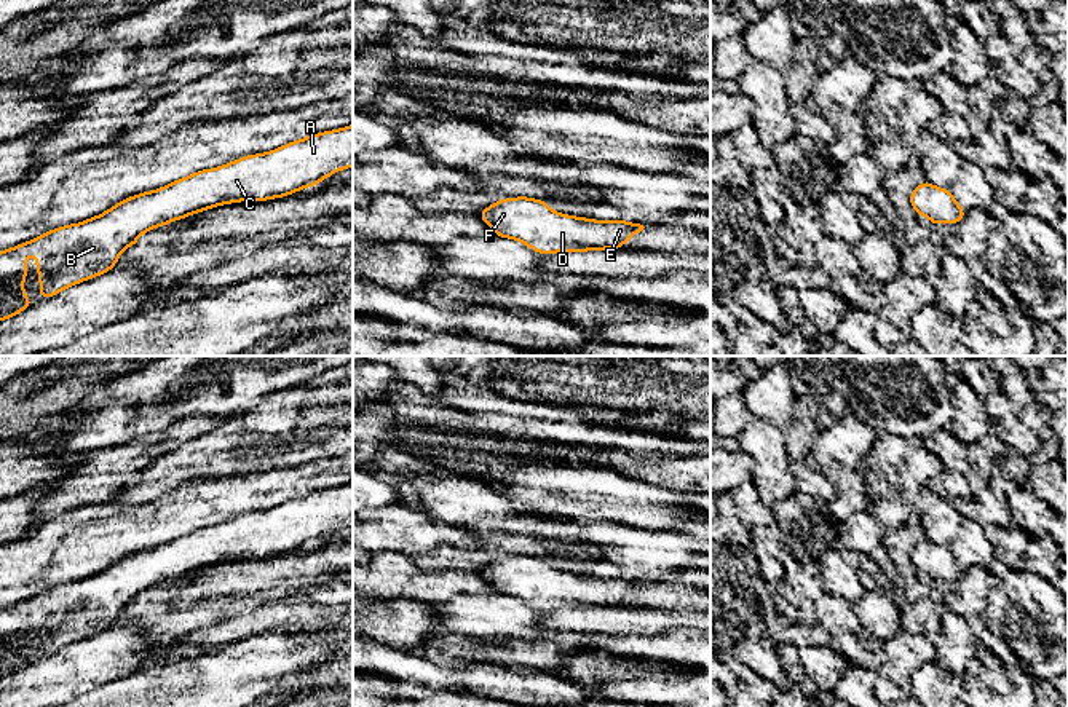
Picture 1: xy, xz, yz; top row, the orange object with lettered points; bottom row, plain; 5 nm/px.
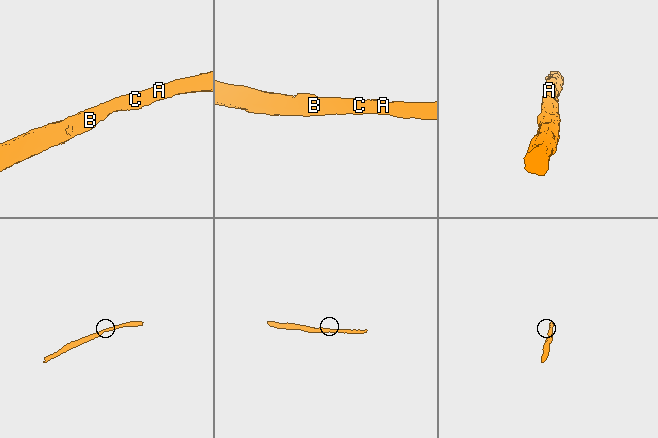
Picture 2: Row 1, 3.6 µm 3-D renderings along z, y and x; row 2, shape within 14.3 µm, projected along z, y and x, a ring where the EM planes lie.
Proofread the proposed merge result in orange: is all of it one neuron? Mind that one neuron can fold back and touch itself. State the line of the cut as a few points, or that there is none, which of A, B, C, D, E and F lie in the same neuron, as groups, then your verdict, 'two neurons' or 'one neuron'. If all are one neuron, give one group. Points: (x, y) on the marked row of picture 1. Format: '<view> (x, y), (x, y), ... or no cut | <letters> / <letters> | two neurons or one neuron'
no cut | A B C D E F | one neuron

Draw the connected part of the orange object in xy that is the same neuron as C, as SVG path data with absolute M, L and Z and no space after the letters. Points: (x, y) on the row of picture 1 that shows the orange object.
M353 124L311 134L305 139L289 142L273 152L247 155L228 164L198 171L180 180L171 182L163 188L134 195L117 203L101 215L91 217L81 223L72 223L54 228L24 244L18 244L0 252L0 321L34 306L24 294L24 278L29 268L24 260L29 254L37 255L40 278L40 298L49 298L54 294L110 271L120 254L137 244L137 238L145 231L164 227L169 222L188 217L192 214L244 199L265 201L283 198L302 188L319 184L330 174L353 166Z

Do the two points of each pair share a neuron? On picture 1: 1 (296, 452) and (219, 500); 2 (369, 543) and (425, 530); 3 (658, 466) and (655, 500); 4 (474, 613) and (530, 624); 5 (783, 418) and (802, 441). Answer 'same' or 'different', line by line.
1: different
2: same
3: different
4: same
5: different

